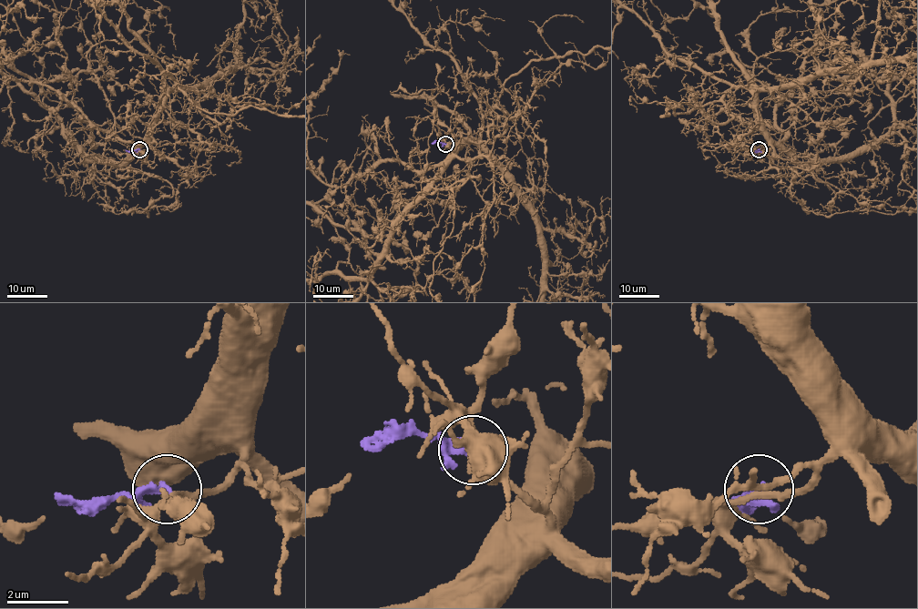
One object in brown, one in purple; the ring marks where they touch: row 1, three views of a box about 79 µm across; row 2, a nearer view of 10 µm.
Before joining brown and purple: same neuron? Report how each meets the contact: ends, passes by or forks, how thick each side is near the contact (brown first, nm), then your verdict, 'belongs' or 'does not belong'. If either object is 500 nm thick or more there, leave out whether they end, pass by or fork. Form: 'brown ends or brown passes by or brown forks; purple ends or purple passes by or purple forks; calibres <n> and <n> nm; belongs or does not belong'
brown passes by; purple passes by; calibres 240 and 190 nm; does not belong

